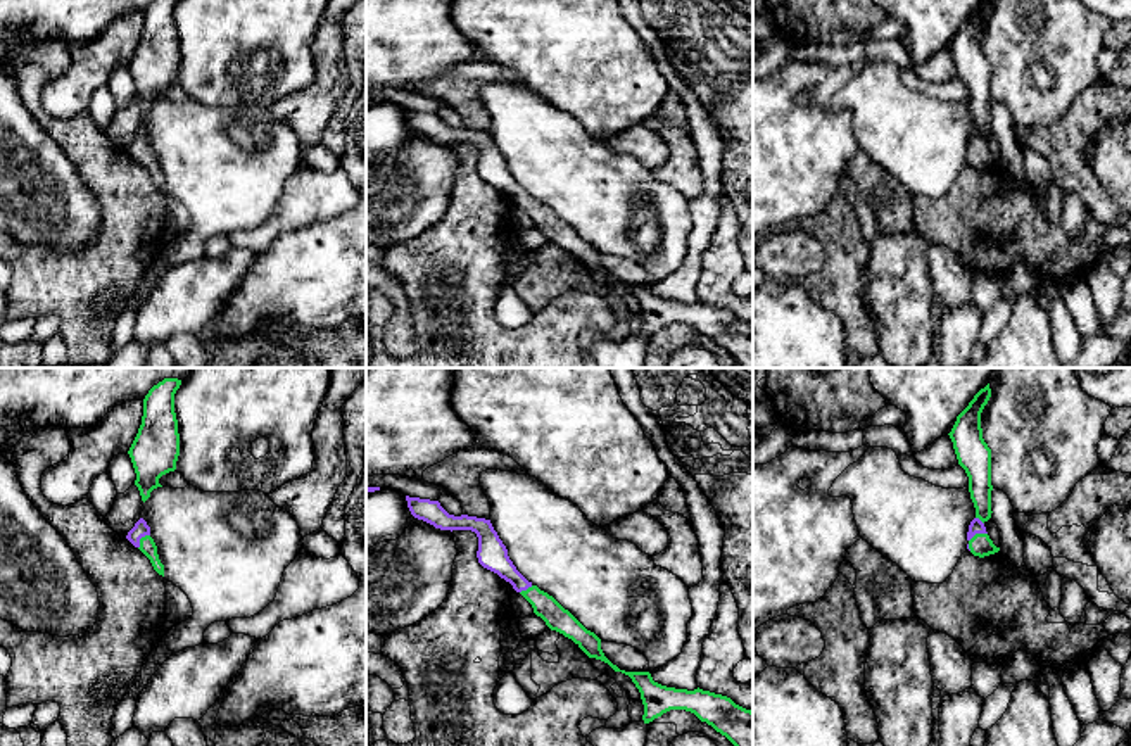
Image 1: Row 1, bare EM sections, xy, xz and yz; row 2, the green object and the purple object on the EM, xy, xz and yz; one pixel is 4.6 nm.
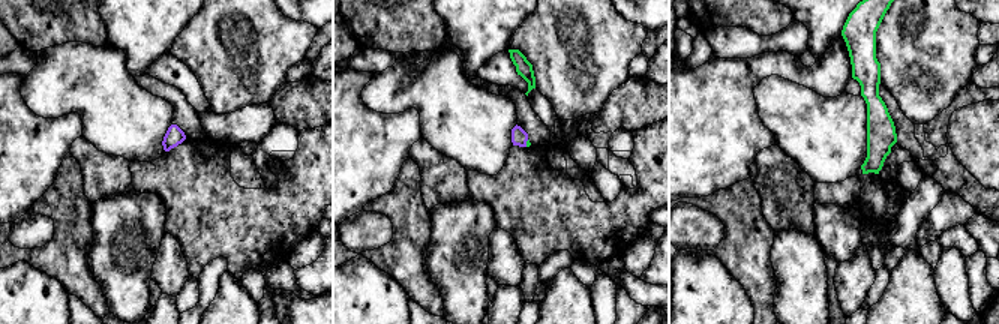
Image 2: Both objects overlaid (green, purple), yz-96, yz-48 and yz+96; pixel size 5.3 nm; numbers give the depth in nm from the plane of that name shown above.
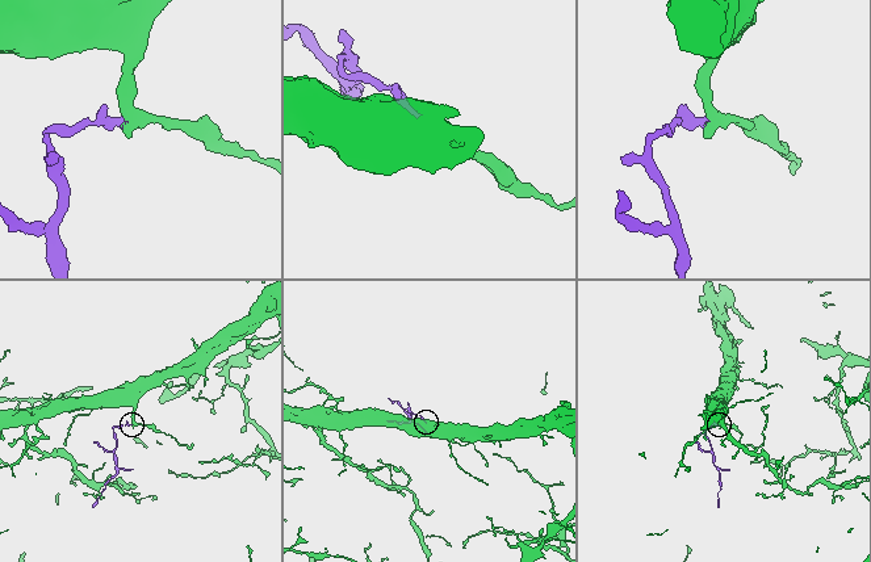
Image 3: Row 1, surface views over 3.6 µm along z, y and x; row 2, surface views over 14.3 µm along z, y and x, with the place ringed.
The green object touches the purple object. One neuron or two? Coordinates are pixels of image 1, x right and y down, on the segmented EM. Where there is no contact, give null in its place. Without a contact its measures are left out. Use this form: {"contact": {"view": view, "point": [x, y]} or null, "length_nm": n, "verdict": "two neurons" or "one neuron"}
{"contact": {"view": "xy", "point": [140, 539]}, "length_nm": 90, "verdict": "one neuron"}

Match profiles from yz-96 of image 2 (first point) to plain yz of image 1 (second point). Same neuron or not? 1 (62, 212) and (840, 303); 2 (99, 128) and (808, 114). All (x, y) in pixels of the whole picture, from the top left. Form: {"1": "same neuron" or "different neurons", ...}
{"1": "same neuron", "2": "different neurons"}

